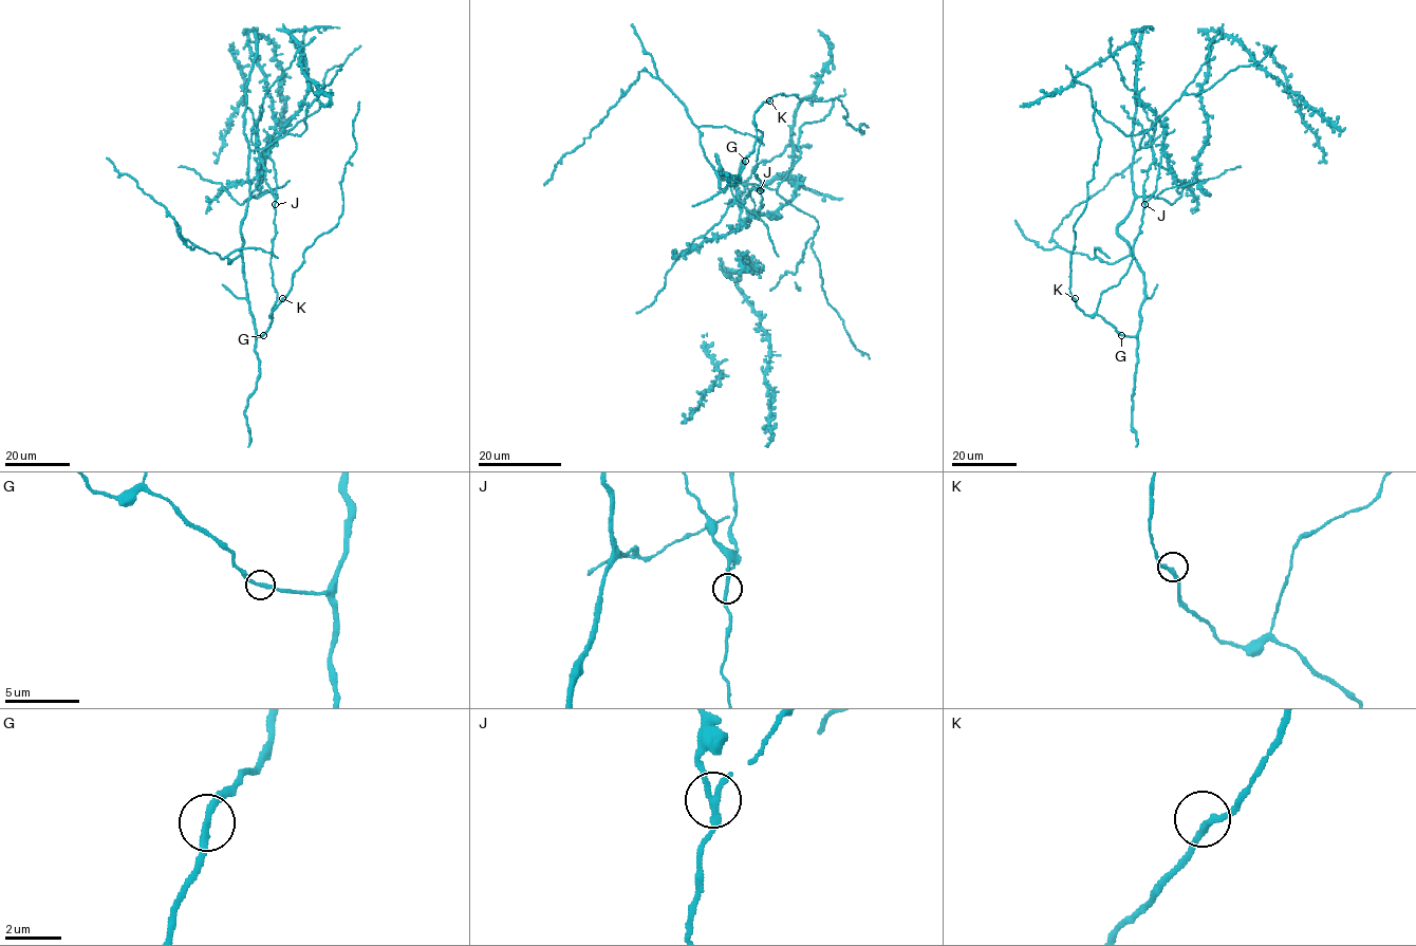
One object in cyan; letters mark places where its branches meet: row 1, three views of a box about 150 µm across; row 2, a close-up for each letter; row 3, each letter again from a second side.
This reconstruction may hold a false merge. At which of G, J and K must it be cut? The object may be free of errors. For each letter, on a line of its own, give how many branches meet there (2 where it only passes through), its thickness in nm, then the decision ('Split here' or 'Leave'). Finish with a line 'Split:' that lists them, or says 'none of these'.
G: Branches: 2. Thickness 240 nm. Leave
J: Branches: 2. Thickness 240 nm. Split here
K: Branches: 2. Thickness 240 nm. Leave
Split: J

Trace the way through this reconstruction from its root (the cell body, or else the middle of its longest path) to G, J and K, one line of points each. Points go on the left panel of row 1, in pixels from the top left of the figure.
G: (272, 254), (272, 284), (277, 299), (272, 310), (271, 327), (263, 335)
J: (272, 254), (276, 235), (275, 204)
K: (272, 254), (272, 284), (277, 299), (269, 315), (282, 298)

